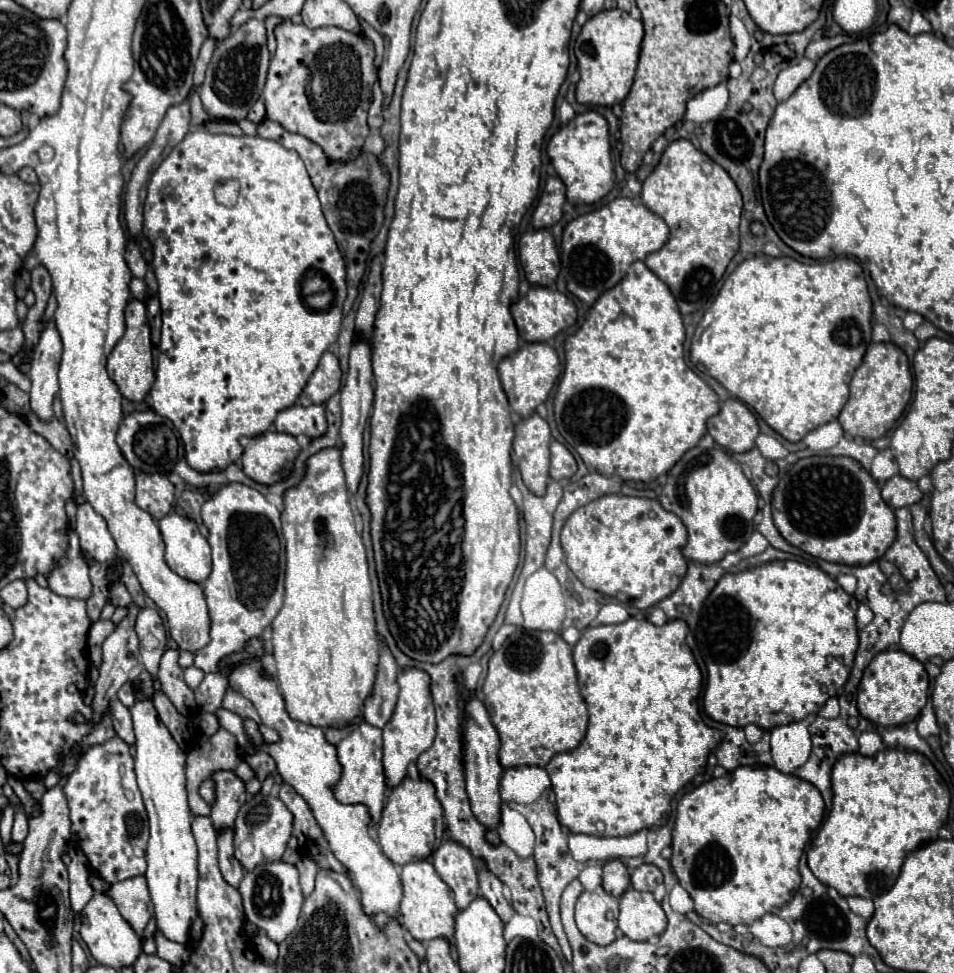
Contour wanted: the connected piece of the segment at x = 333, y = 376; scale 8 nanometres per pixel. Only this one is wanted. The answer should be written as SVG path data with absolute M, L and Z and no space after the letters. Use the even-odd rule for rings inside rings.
M325 351L315 373L309 377L307 385L301 391L299 403L303 407L315 405L315 403L325 403L331 395L335 395L341 387L341 369L339 369L339 359L331 353Z

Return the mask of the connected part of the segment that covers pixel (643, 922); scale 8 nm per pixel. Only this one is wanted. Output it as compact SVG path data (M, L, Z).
M629 887L621 899L619 931L633 941L647 941L653 935L661 935L667 927L667 917L653 893L641 893Z

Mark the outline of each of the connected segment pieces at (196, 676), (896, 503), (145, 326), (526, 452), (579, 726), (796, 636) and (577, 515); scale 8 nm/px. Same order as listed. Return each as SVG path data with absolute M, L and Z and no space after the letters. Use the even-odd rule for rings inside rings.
M187 667L185 669L185 683L191 689L197 689L197 685L203 681L203 677L205 677L205 673L201 669L197 669L197 667Z
M893 475L891 479L887 479L881 489L881 495L883 495L883 501L893 509L911 507L913 503L917 503L923 497L917 483L911 479L905 479L901 475Z
M131 299L125 307L125 335L119 339L119 343L113 347L109 359L107 359L107 371L109 377L119 385L119 391L125 399L139 403L147 397L147 393L153 387L155 371L153 371L153 353L151 353L151 337L149 337L149 323L147 323L147 307L143 301Z
M537 413L515 425L513 451L519 459L523 483L535 495L543 495L549 483L549 443L549 425Z
M523 631L515 637L517 643L509 641L491 655L483 701L501 739L501 767L545 767L555 753L579 745L587 731L587 707L579 693L573 651L559 633Z
M771 561L767 565L755 567L755 569L747 569L741 573L727 573L719 579L719 583L715 585L715 589L709 593L709 597L705 599L703 611L701 611L701 621L697 627L697 643L701 649L701 655L705 659L707 665L707 687L705 687L705 695L703 695L703 709L705 713L719 723L725 725L733 725L733 727L745 727L749 723L761 727L763 731L773 729L777 725L787 725L793 721L801 721L807 715L817 715L821 711L821 707L825 705L825 701L829 697L835 697L837 691L847 683L851 667L853 667L853 659L855 659L855 651L859 645L859 637L857 637L857 623L855 623L855 611L857 611L857 599L849 593L845 593L841 589L841 585L831 579L825 571L821 571L818 567L809 567L805 563L799 561Z
M599 497L579 507L561 531L567 565L575 577L585 587L637 609L653 607L679 587L687 573L687 559L681 553L685 543L683 521L649 497Z

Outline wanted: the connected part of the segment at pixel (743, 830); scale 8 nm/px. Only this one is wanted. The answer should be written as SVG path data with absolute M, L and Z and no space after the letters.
M745 765L683 795L677 805L671 865L679 883L695 901L695 911L711 923L725 921L729 925L751 925L765 913L791 901L801 885L797 869L801 853L813 831L821 825L823 813L825 803L815 785L795 775L785 775L775 767Z

